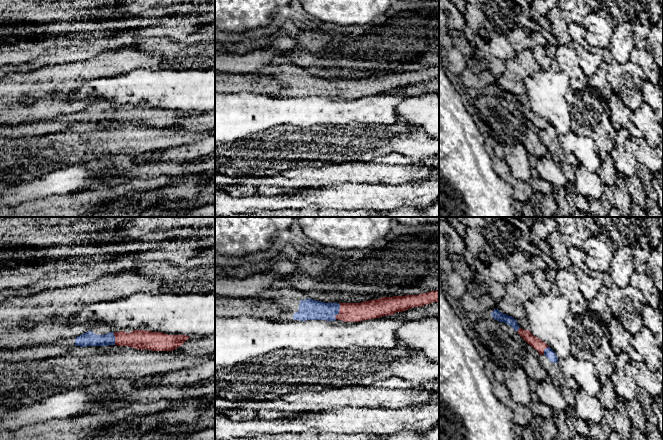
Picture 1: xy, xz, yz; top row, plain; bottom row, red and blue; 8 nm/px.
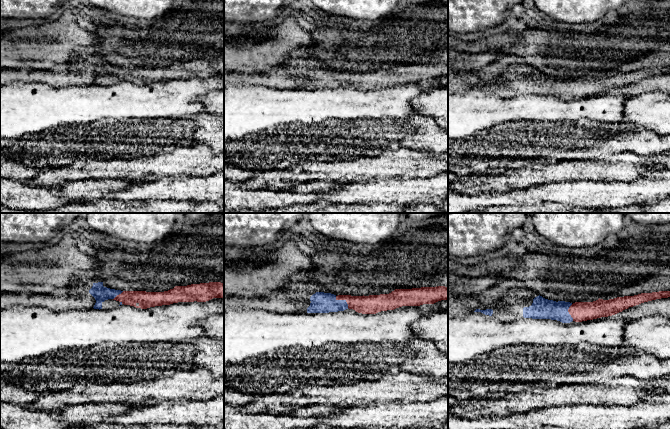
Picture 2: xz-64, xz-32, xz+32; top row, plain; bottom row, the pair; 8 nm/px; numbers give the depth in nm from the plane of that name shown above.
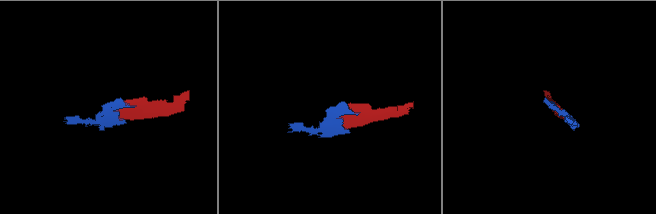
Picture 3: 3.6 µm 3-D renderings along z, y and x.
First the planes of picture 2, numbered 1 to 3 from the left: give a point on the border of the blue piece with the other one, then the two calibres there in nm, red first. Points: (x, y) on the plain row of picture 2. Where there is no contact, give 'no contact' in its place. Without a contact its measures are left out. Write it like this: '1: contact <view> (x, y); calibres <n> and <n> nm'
1: contact xz-64 (119, 70); calibres 130 and 120 nm
2: contact xz-32 (343, 75); calibres 160 and 170 nm
3: contact xz+32 (568, 87); calibres 160 and 170 nm

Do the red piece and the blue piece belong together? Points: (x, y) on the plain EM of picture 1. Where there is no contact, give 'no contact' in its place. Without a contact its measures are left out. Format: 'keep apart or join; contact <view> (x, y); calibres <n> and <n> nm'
join; contact xz (339, 87); calibres 160 and 170 nm

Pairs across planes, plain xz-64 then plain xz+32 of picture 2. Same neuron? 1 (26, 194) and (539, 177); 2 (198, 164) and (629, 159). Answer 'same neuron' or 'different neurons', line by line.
1: different neurons
2: same neuron

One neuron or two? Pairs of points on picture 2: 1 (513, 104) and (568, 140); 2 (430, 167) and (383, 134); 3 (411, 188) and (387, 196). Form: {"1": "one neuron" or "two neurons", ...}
{"1": "two neurons", "2": "two neurons", "3": "one neuron"}

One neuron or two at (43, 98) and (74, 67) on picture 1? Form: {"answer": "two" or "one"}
{"answer": "one"}

